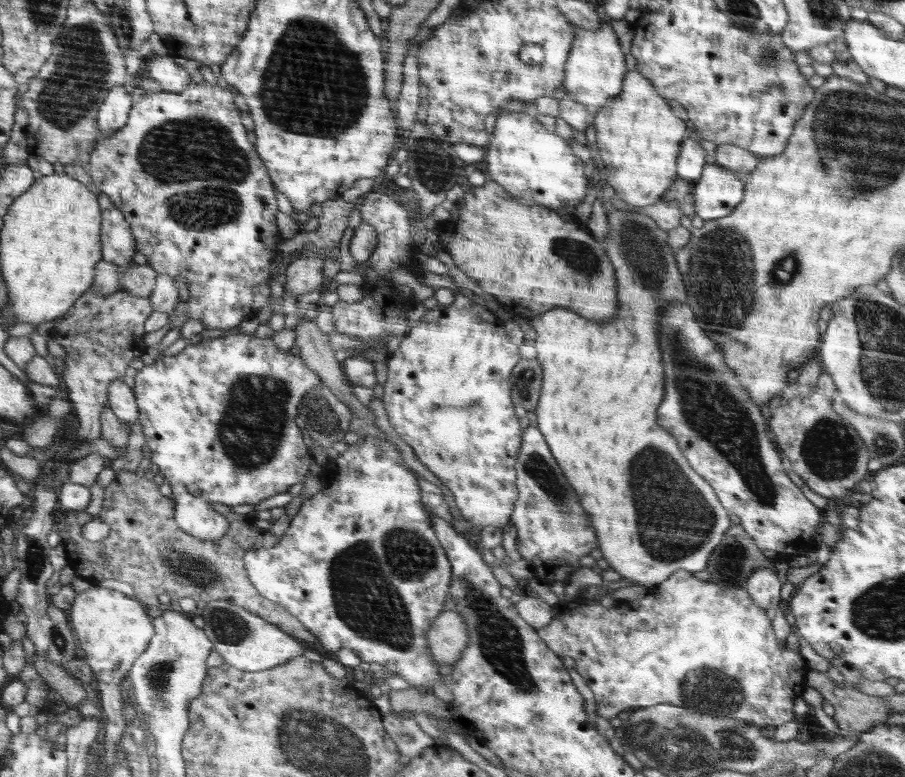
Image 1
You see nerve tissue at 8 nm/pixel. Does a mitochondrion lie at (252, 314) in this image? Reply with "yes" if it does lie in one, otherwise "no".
no

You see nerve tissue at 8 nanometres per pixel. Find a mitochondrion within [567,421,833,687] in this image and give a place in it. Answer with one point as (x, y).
(676, 521)

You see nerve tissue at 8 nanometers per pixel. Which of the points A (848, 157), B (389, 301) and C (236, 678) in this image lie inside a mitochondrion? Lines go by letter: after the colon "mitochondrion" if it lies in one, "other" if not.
A: mitochondrion
B: other
C: other

